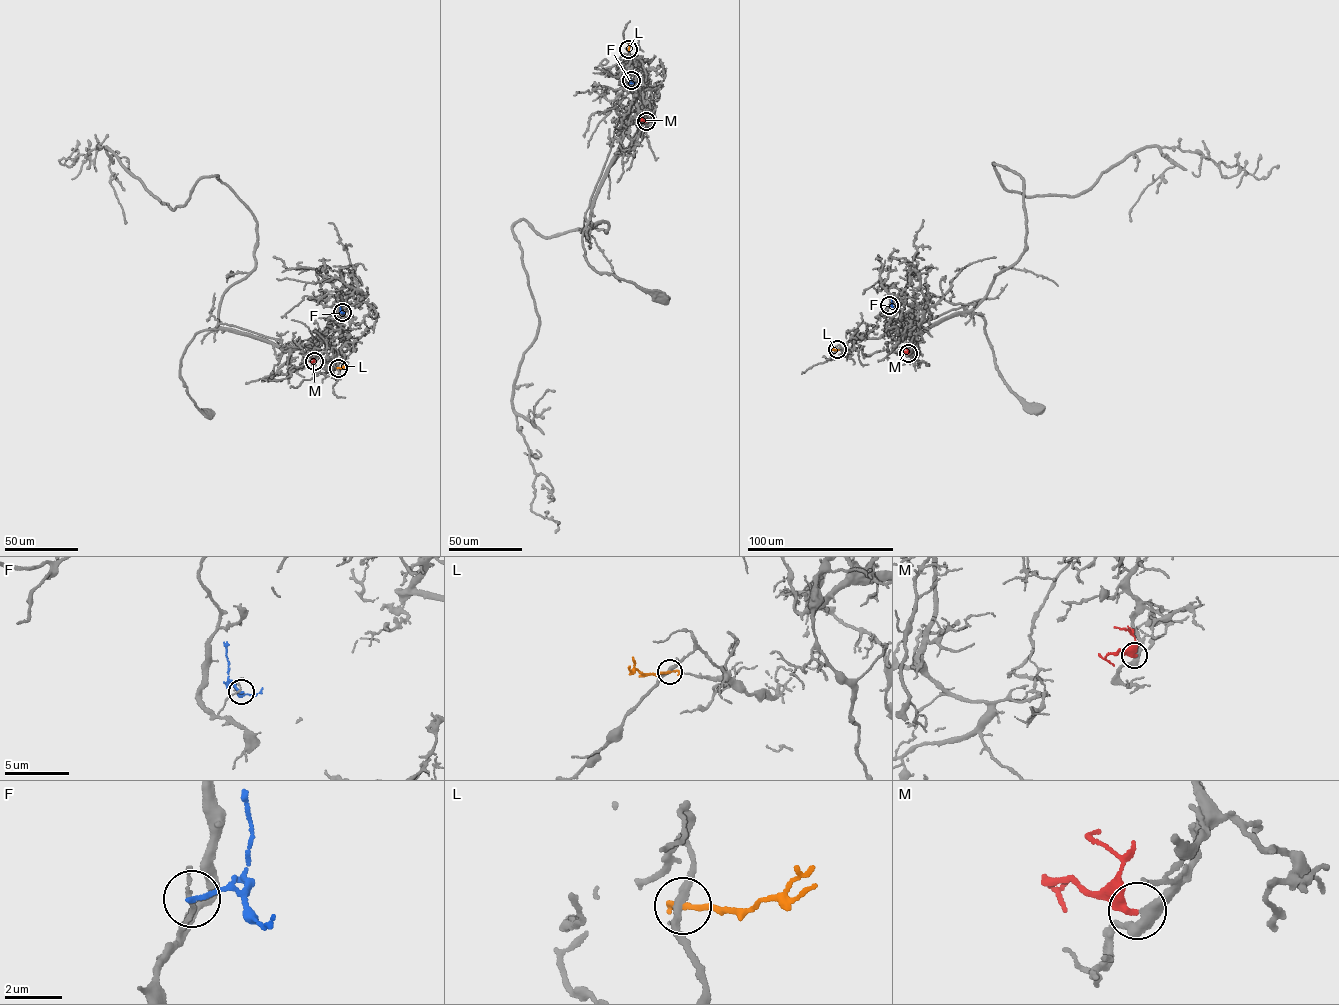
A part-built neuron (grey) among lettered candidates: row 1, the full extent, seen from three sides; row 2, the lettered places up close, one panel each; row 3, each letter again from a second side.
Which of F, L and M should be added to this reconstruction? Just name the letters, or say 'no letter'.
M

